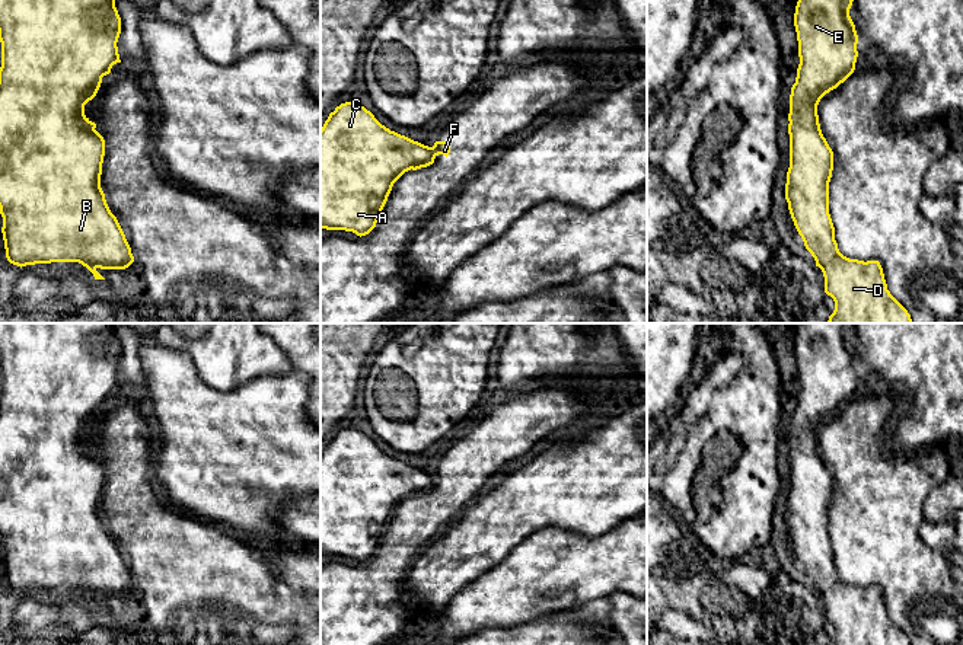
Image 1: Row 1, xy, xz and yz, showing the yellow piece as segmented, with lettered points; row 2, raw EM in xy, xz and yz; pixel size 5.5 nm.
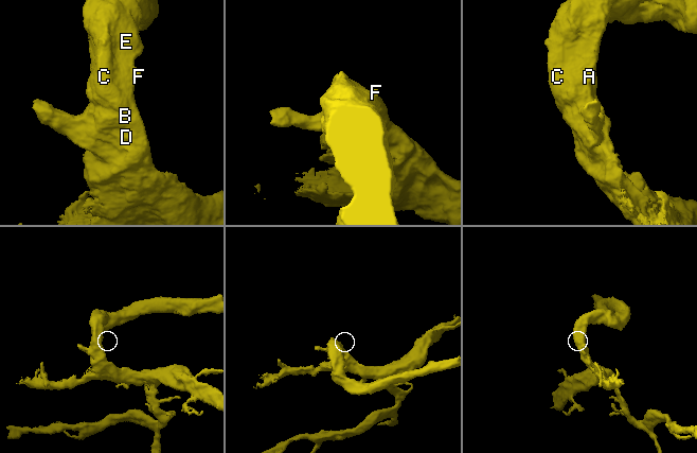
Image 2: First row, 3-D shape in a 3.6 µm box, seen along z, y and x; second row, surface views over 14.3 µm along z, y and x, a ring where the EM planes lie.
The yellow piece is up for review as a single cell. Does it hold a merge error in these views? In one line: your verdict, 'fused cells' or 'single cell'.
fused cells

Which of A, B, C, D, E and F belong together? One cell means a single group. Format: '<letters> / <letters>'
A B C D E / F

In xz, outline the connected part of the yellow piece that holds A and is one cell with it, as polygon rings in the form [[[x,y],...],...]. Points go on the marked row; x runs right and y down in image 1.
[[[345,102],[329,114],[321,128],[321,229],[369,234],[382,214],[393,183],[408,170],[431,160],[431,147],[390,131],[355,102]]]

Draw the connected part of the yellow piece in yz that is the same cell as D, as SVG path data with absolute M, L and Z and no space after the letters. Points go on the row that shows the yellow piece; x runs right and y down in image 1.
M798 0L794 26L800 64L790 95L788 134L790 167L785 199L794 226L806 249L825 277L825 293L835 301L829 323L913 323L908 310L890 294L879 261L858 261L844 256L835 240L829 214L829 182L833 151L822 134L817 105L820 99L844 83L855 70L858 35L849 16L854 0Z

